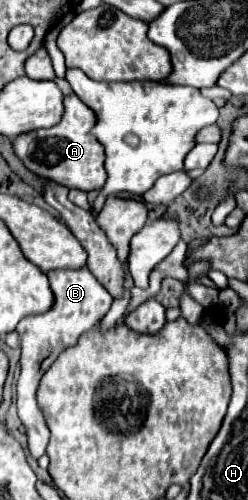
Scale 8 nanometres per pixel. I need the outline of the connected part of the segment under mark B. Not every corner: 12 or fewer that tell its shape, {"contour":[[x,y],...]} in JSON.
{"contour":[[87,267],[47,271],[47,313],[17,327],[19,419],[39,459],[49,427],[35,399],[43,373],[113,297]]}

